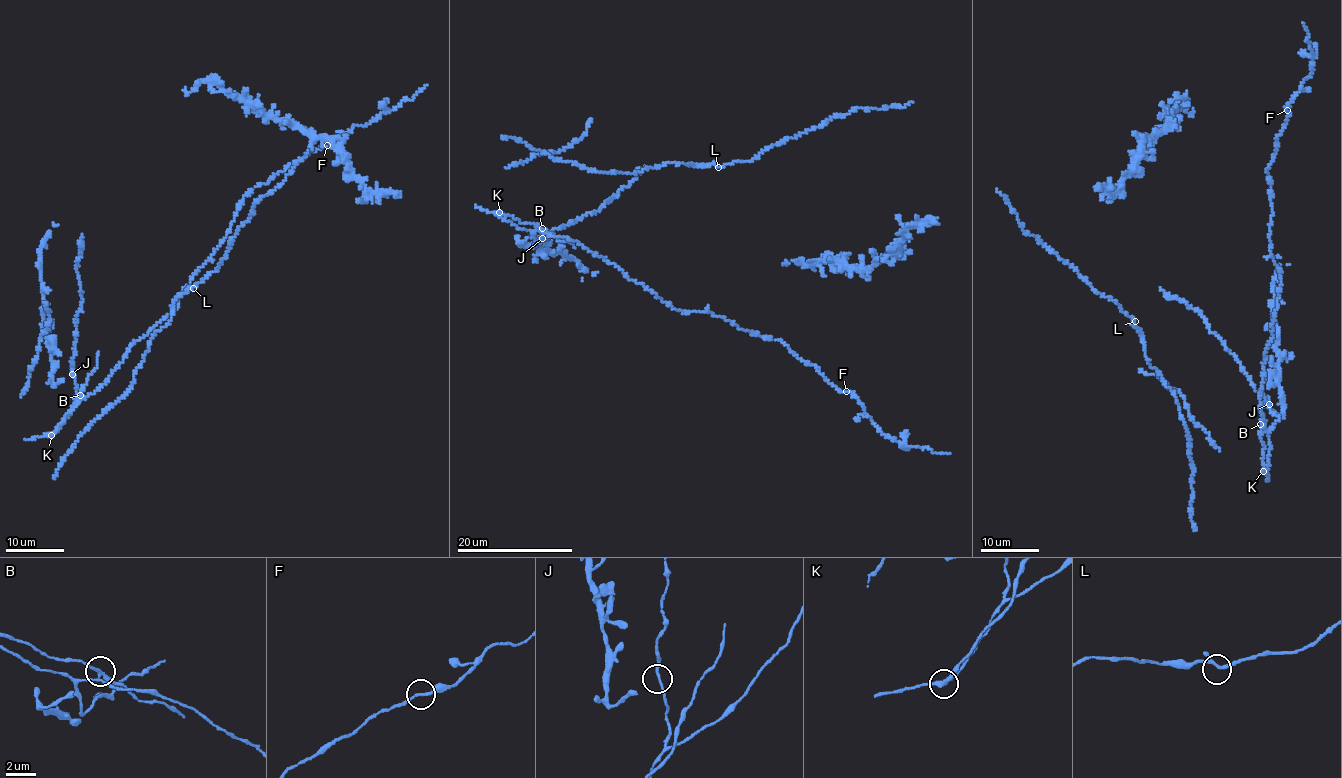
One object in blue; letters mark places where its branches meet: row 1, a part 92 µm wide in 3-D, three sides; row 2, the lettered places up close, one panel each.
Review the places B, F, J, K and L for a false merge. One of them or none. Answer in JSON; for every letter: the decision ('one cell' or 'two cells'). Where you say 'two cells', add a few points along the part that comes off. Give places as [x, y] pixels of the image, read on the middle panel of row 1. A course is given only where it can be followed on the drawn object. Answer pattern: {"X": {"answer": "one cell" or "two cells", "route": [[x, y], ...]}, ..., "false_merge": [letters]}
{"B": {"answer": "one cell"}, "F": {"answer": "one cell"}, "J": {"answer": "one cell"}, "K": {"answer": "one cell"}, "L": {"answer": "one cell"}, "false_merge": []}

